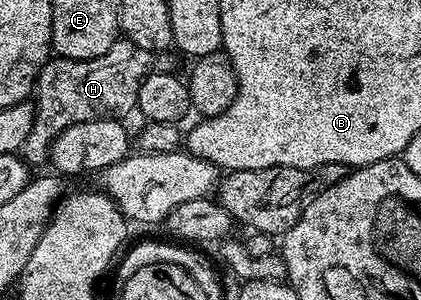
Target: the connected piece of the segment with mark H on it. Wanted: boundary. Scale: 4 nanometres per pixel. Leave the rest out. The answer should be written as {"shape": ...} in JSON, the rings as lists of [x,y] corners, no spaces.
{"shape":[[[118,38],[106,54],[93,60],[75,60],[65,56],[49,58],[44,63],[34,89],[36,117],[22,149],[22,156],[35,166],[49,159],[50,145],[66,126],[74,126],[87,120],[120,120],[128,111],[136,108],[138,90],[144,77],[157,67],[157,57],[134,42]]]}

